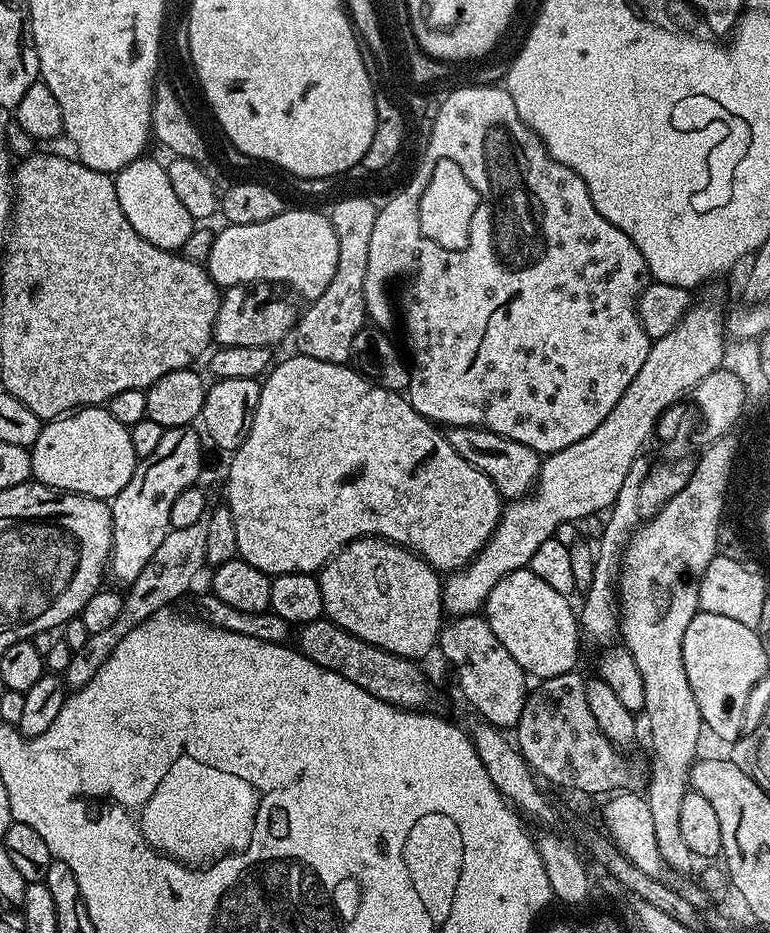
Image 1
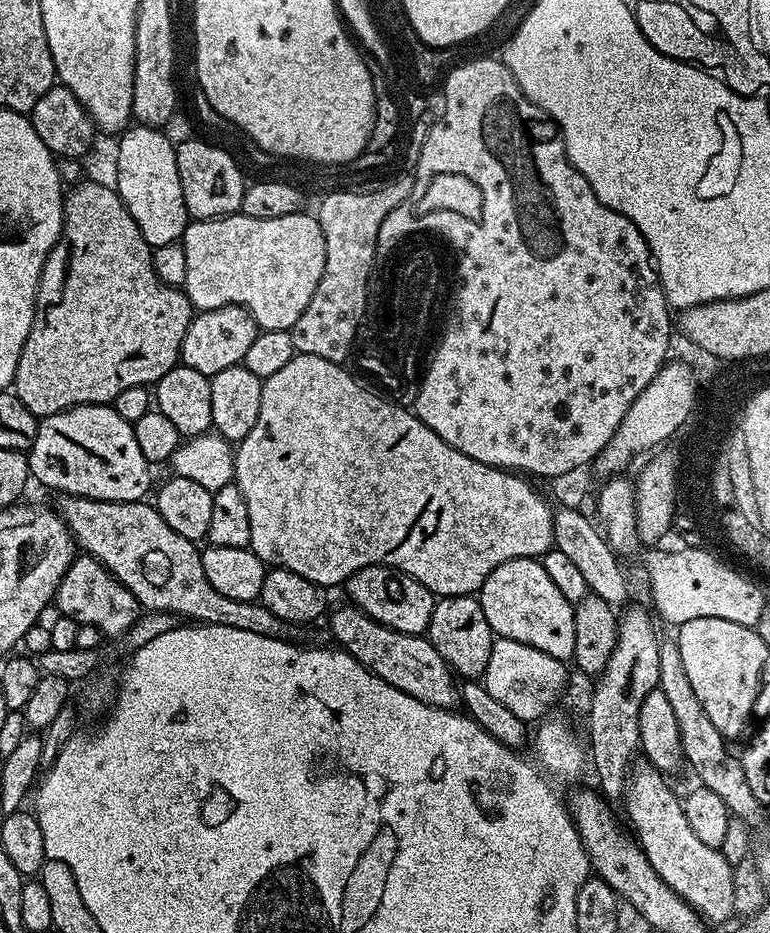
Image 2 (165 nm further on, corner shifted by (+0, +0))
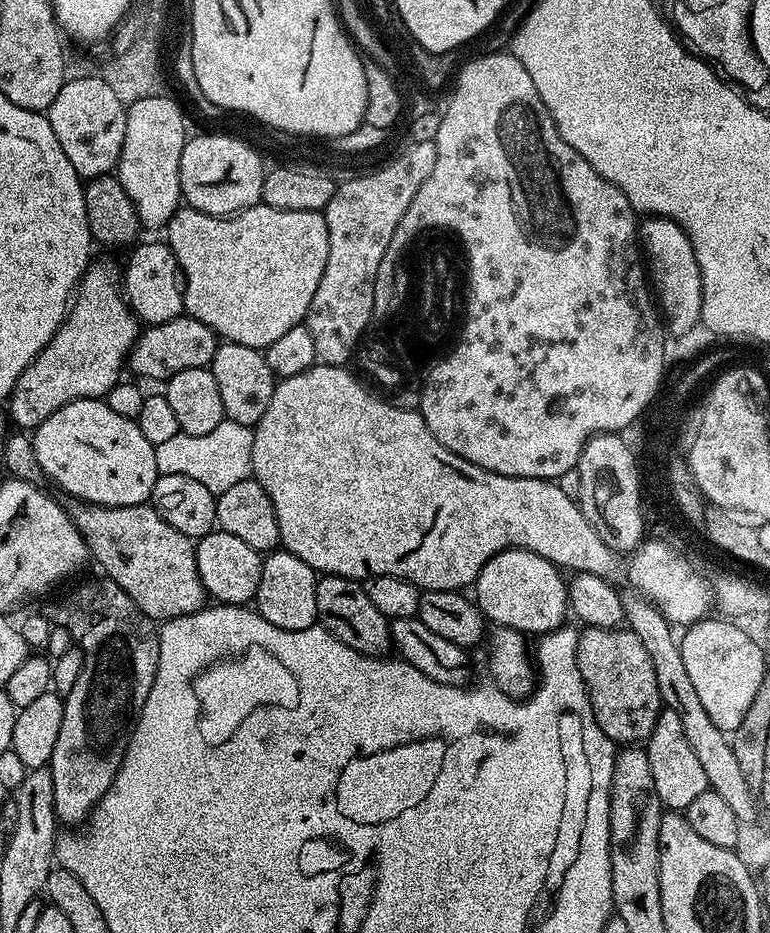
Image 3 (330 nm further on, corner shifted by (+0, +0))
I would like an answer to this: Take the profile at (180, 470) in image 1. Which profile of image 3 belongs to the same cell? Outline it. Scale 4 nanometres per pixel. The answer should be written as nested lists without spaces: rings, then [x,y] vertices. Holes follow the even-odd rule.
[[[101,579],[78,585],[57,606],[56,618],[54,616],[55,623],[70,632],[75,647],[80,648],[84,655],[82,674],[78,674],[78,682],[74,682],[72,689],[63,697],[62,730],[58,730],[58,742],[54,742],[50,765],[54,778],[56,818],[61,825],[76,826],[87,821],[97,802],[110,790],[128,748],[132,729],[136,726],[136,718],[146,702],[146,694],[150,694],[150,686],[154,686],[158,670],[160,634],[157,621],[144,614],[115,581]]]

